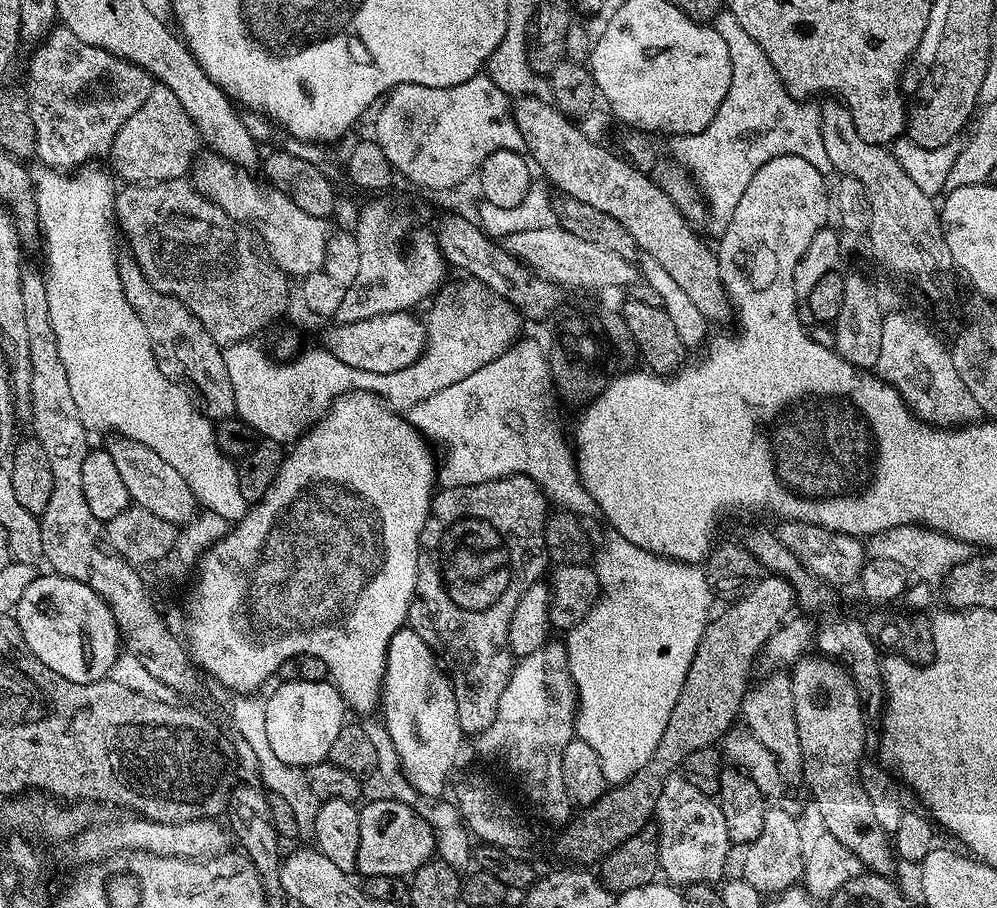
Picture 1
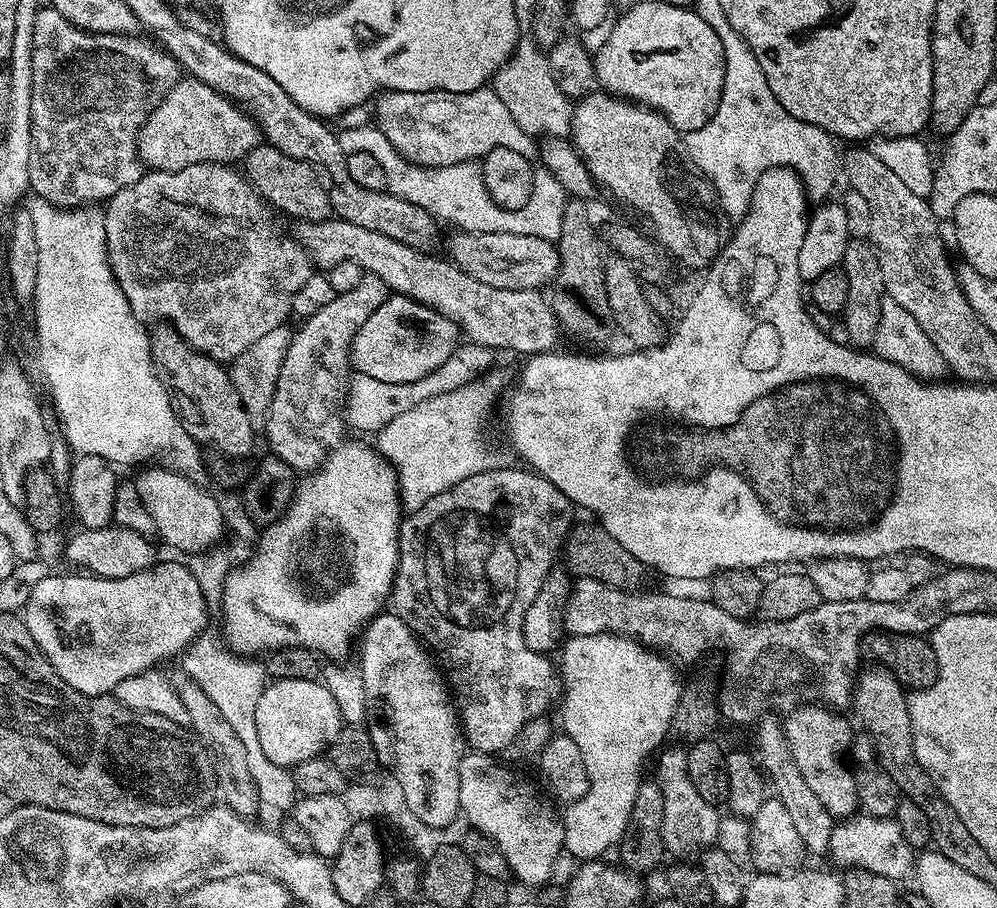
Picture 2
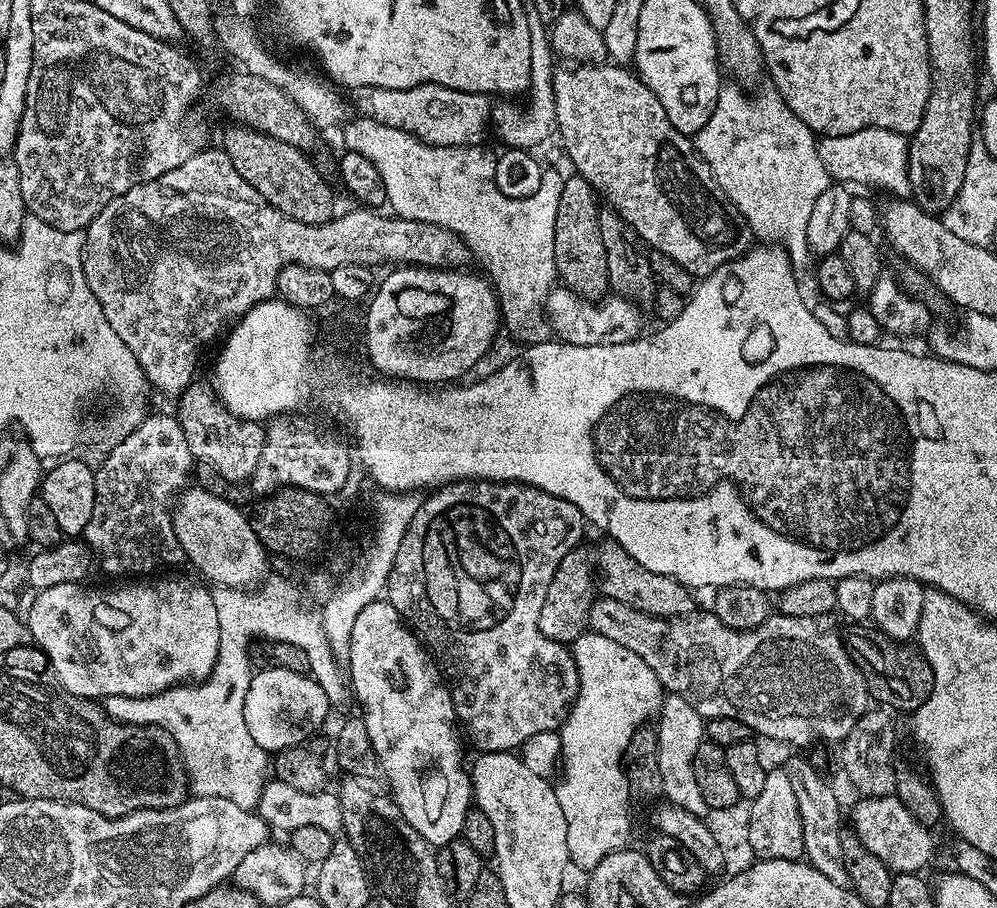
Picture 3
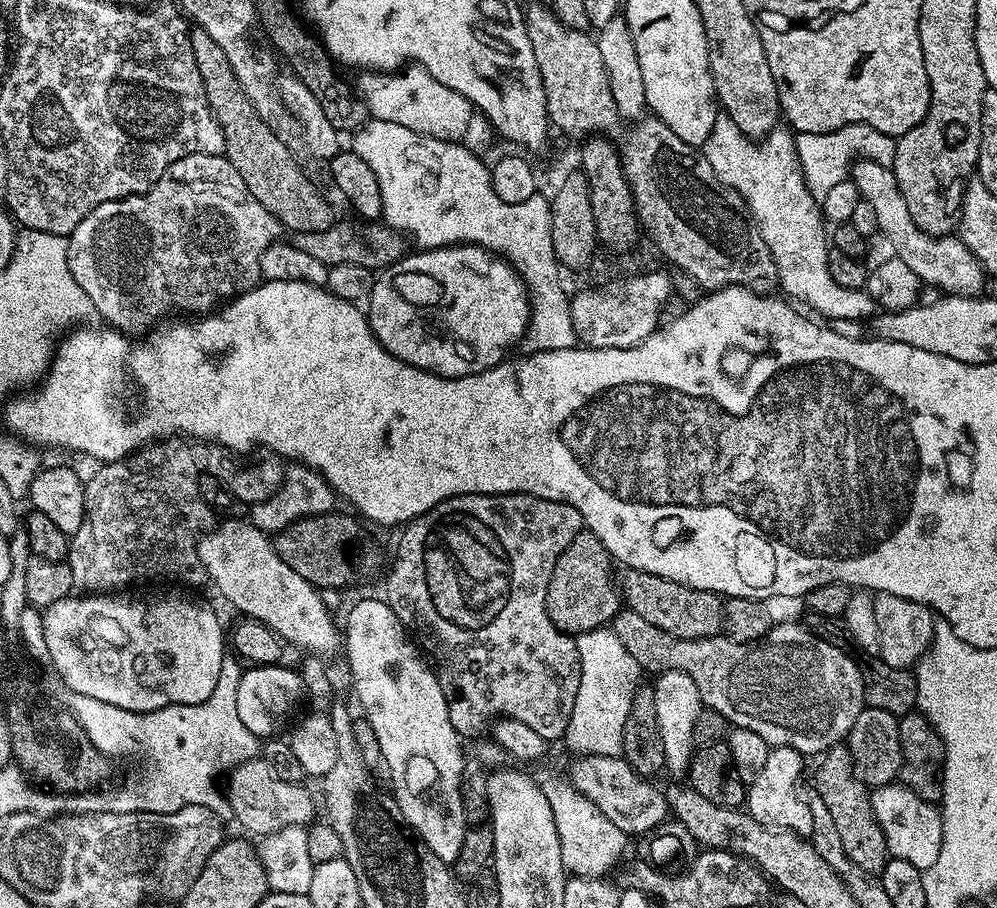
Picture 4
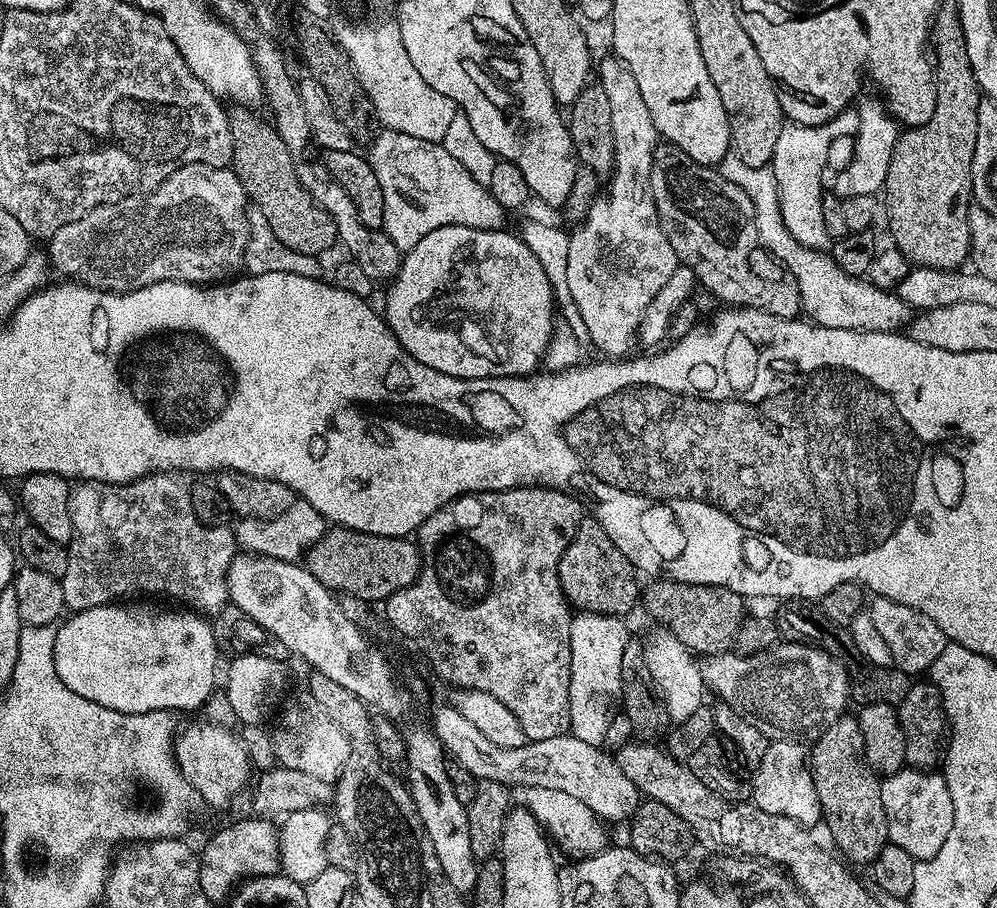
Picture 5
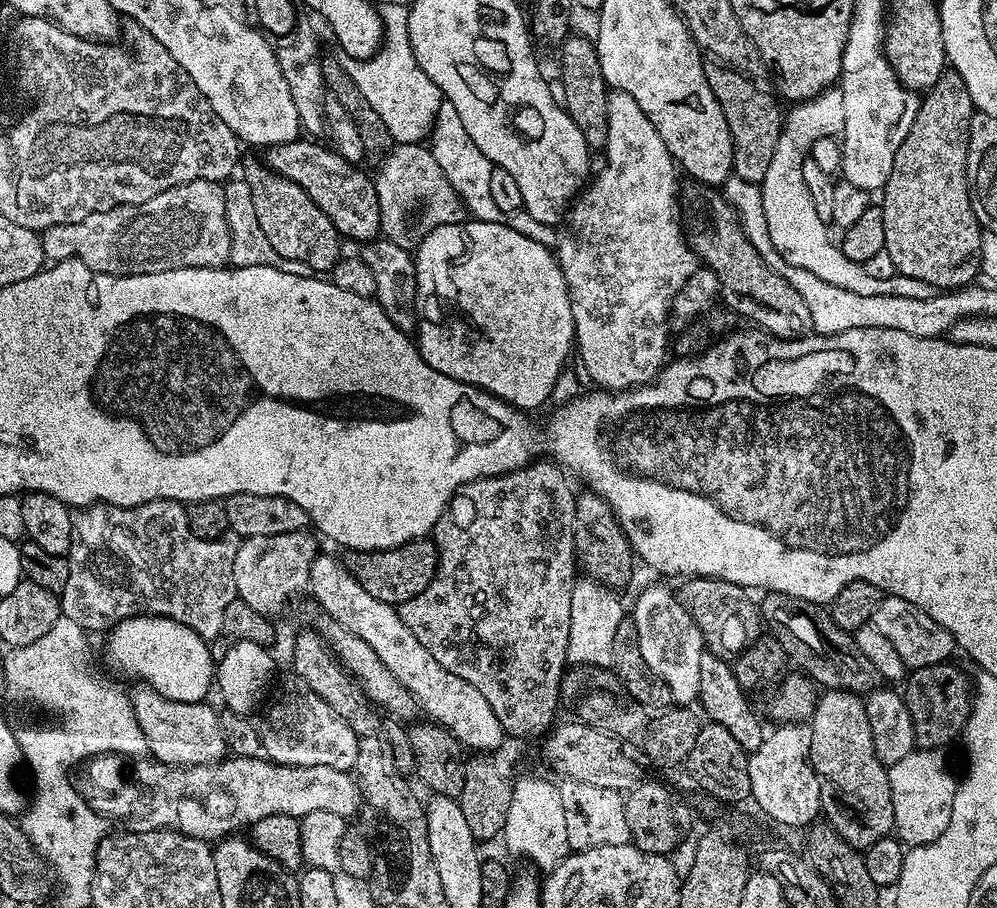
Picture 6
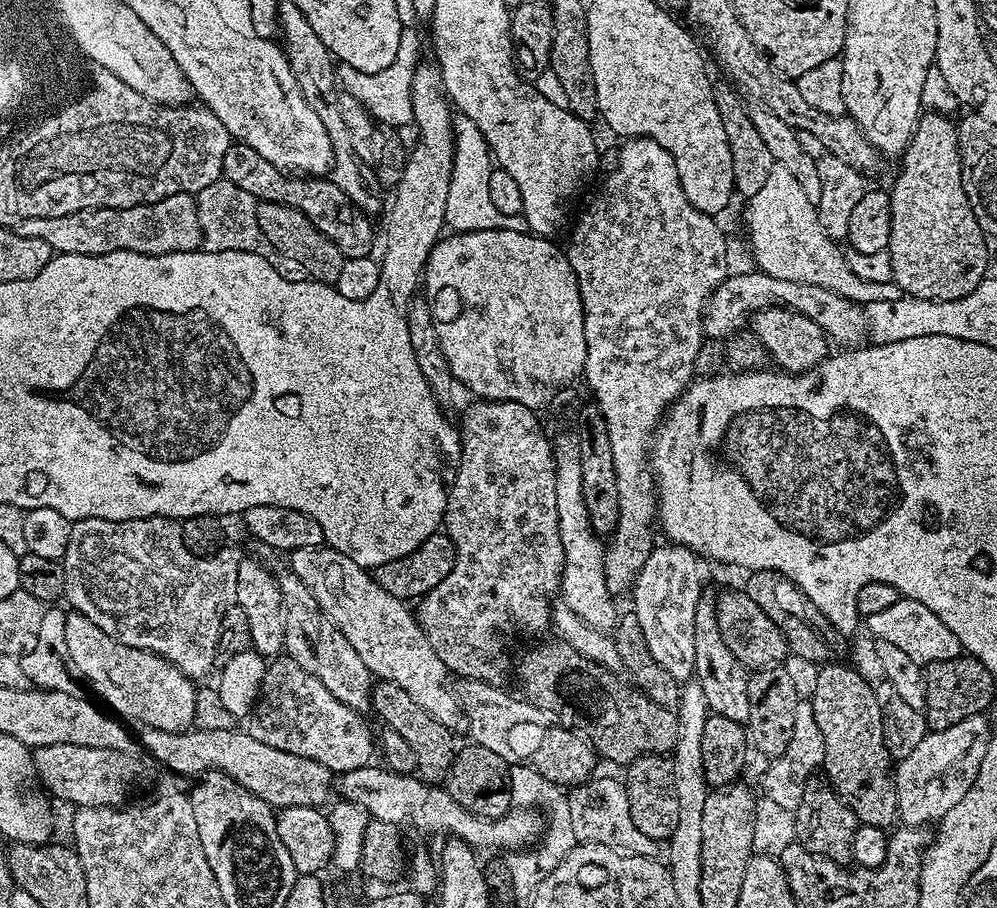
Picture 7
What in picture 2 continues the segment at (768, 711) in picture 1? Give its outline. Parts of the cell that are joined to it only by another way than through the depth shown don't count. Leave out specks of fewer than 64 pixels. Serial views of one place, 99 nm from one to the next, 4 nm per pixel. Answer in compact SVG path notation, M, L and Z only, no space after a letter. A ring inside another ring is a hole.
M769 714L755 725L755 755L770 781L771 791L772 788L776 791L773 792L775 799L780 800L782 806L786 806L787 812L790 813L794 827L802 837L805 853L812 855L813 852L814 855L823 857L828 850L834 817L826 810L826 806L822 806L822 802L818 802L818 797L810 790L810 786L806 786L802 774L798 774L798 766L794 766L794 754L790 754L790 746L786 742L783 723L775 719L777 719L775 715Z

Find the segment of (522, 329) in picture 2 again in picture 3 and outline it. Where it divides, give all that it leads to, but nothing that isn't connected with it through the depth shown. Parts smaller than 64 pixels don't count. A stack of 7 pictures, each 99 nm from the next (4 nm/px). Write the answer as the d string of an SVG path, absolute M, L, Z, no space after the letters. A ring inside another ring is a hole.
M563 286L553 288L543 306L543 315L555 339L574 346L614 346L637 339L642 332L640 312L638 305L625 296L608 294L600 299L585 298Z

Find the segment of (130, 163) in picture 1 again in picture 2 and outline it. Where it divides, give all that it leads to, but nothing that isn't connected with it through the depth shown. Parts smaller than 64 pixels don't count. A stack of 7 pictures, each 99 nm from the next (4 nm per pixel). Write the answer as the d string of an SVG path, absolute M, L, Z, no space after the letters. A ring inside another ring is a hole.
M189 76L181 77L148 115L137 136L137 155L153 171L173 172L186 166L243 161L260 140L254 119L235 101Z

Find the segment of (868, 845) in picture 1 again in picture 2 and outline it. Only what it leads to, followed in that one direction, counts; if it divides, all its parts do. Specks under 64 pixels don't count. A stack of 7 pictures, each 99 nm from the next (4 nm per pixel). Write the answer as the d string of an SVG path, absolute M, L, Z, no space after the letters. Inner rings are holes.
M802 704L791 709L783 717L782 723L790 754L794 754L794 766L798 766L798 774L802 774L806 786L810 786L818 802L822 802L822 806L826 806L834 818L857 815L856 777L850 767L854 731L844 714L822 704Z

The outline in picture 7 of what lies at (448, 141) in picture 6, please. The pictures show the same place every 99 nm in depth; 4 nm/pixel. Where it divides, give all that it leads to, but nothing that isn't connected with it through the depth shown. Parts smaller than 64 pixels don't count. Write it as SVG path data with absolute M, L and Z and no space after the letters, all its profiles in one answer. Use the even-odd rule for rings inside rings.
M457 115L453 119L453 136L455 154L451 168L450 191L446 200L445 225L455 233L490 229L504 229L509 232L527 231L527 221L522 214L504 215L495 209L494 202L491 201L490 174L494 160L484 135L474 126L473 120Z

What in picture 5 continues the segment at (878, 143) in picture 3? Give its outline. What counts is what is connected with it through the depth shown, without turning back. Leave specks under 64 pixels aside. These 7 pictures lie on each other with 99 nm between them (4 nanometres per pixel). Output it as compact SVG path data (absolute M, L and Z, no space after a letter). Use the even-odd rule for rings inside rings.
M849 106L825 124L802 126L788 122L785 123L782 134L778 134L778 143L774 145L770 171L780 191L782 222L788 233L803 248L824 250L829 247L830 241L824 225L825 193L820 192L820 179L826 176L830 142L834 142L834 138L851 136L859 130L859 111Z

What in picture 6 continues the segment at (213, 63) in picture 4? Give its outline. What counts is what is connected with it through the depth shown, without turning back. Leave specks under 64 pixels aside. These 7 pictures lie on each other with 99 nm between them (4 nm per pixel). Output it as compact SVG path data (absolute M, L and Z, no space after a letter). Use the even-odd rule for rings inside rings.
M263 159L247 160L242 164L242 178L250 186L250 198L254 198L254 214L270 246L274 246L282 258L310 266L313 273L331 273L342 257L342 237L334 222L322 214L320 207L310 198L310 194L306 194L306 190L302 190L302 186L281 176L279 172L273 172Z

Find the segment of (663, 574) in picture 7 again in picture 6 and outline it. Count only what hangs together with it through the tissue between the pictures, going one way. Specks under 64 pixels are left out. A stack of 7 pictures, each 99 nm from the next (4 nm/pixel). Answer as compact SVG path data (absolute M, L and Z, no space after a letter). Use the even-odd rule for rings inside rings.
M652 584L636 600L636 605L630 608L630 619L638 626L638 643L642 649L642 658L646 666L670 686L673 701L680 706L692 706L697 703L700 694L700 655L706 651L704 636L698 630L692 615L686 610L683 600L675 591L671 592L664 584Z

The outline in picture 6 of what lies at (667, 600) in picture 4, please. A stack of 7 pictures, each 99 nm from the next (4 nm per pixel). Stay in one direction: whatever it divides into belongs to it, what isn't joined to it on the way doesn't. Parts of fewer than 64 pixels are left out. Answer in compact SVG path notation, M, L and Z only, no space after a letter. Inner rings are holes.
M709 576L688 578L678 595L704 636L704 647L715 656L735 658L745 652L762 635L762 617L757 601L751 600L749 589L734 582L715 580Z

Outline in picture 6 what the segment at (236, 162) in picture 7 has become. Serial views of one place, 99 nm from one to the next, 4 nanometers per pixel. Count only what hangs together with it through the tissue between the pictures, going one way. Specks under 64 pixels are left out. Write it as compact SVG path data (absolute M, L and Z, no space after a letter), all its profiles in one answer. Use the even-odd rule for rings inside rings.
M297 138L285 144L274 144L267 149L266 163L273 172L290 178L320 207L322 214L334 222L345 241L367 242L381 235L379 190L371 175L363 172L363 167L351 164L327 143L312 138Z

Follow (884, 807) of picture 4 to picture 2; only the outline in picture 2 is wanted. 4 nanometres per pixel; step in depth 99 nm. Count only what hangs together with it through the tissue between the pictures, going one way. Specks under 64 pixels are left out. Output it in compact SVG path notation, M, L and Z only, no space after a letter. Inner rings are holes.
M857 814L833 823L827 855L832 856L837 869L861 868L897 882L903 881L903 876L914 868L914 850L910 842L906 842L902 830L898 830L898 822L887 816Z

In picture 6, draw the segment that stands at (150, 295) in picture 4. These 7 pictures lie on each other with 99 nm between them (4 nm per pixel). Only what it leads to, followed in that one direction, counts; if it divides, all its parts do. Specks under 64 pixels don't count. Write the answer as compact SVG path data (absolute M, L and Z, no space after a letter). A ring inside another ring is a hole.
M191 180L185 184L174 186L170 190L162 190L162 194L154 194L154 198L146 198L146 202L141 204L119 204L117 208L102 210L82 218L82 222L66 222L65 224L55 224L43 229L39 233L40 241L44 247L44 255L49 261L58 260L81 260L90 270L95 272L106 272L115 276L133 276L134 274L154 274L162 270L178 270L179 268L223 268L229 263L230 254L230 226L226 222L226 198L224 189L214 180Z

